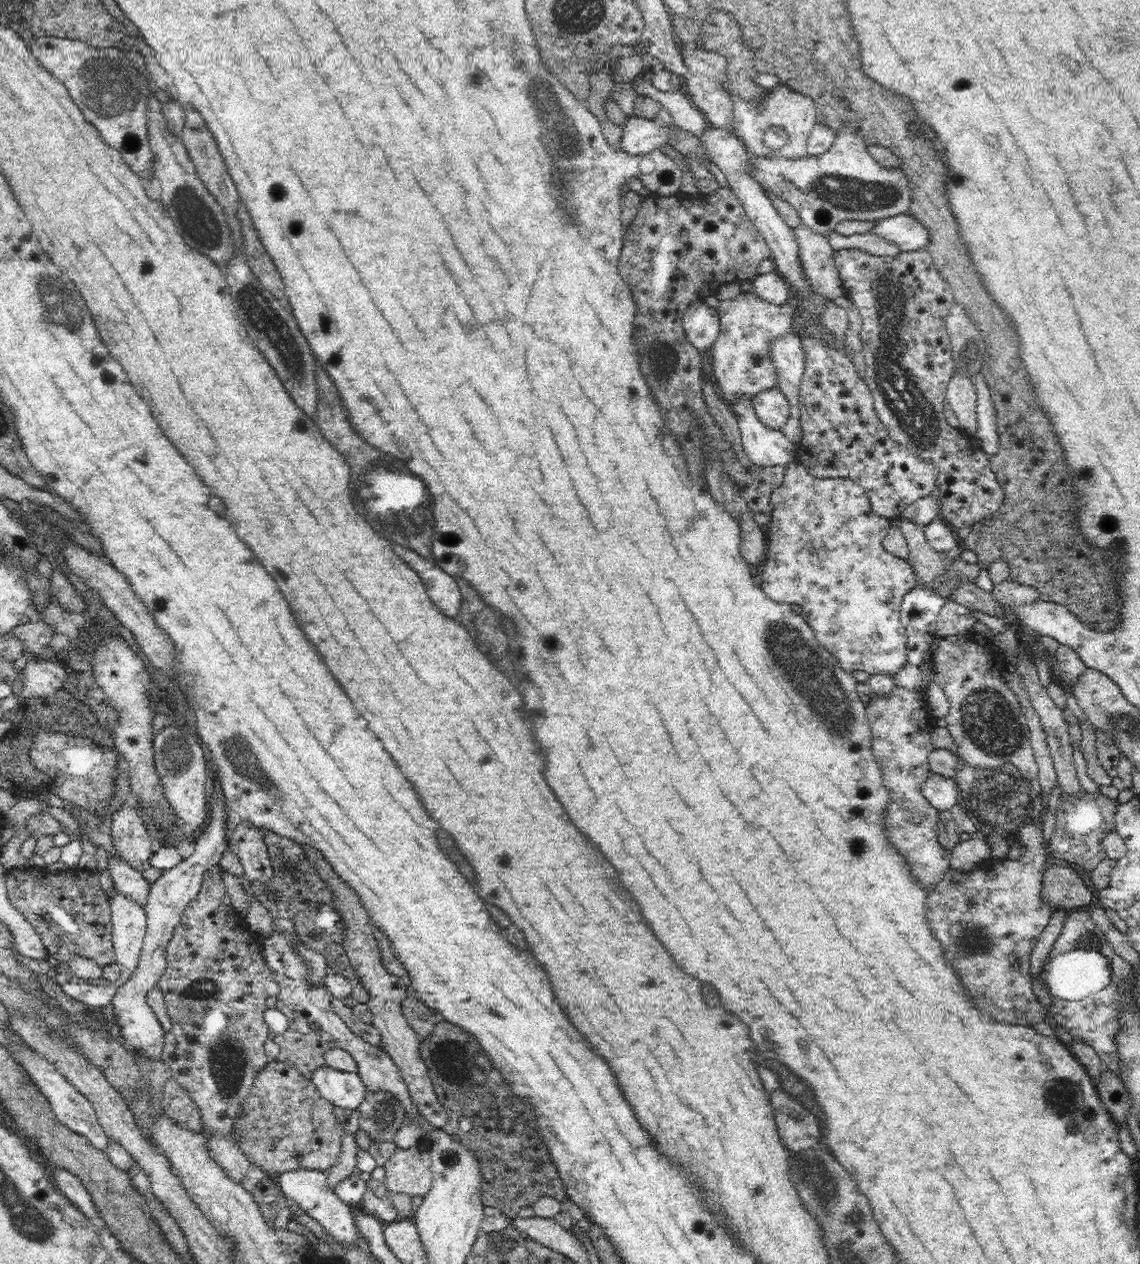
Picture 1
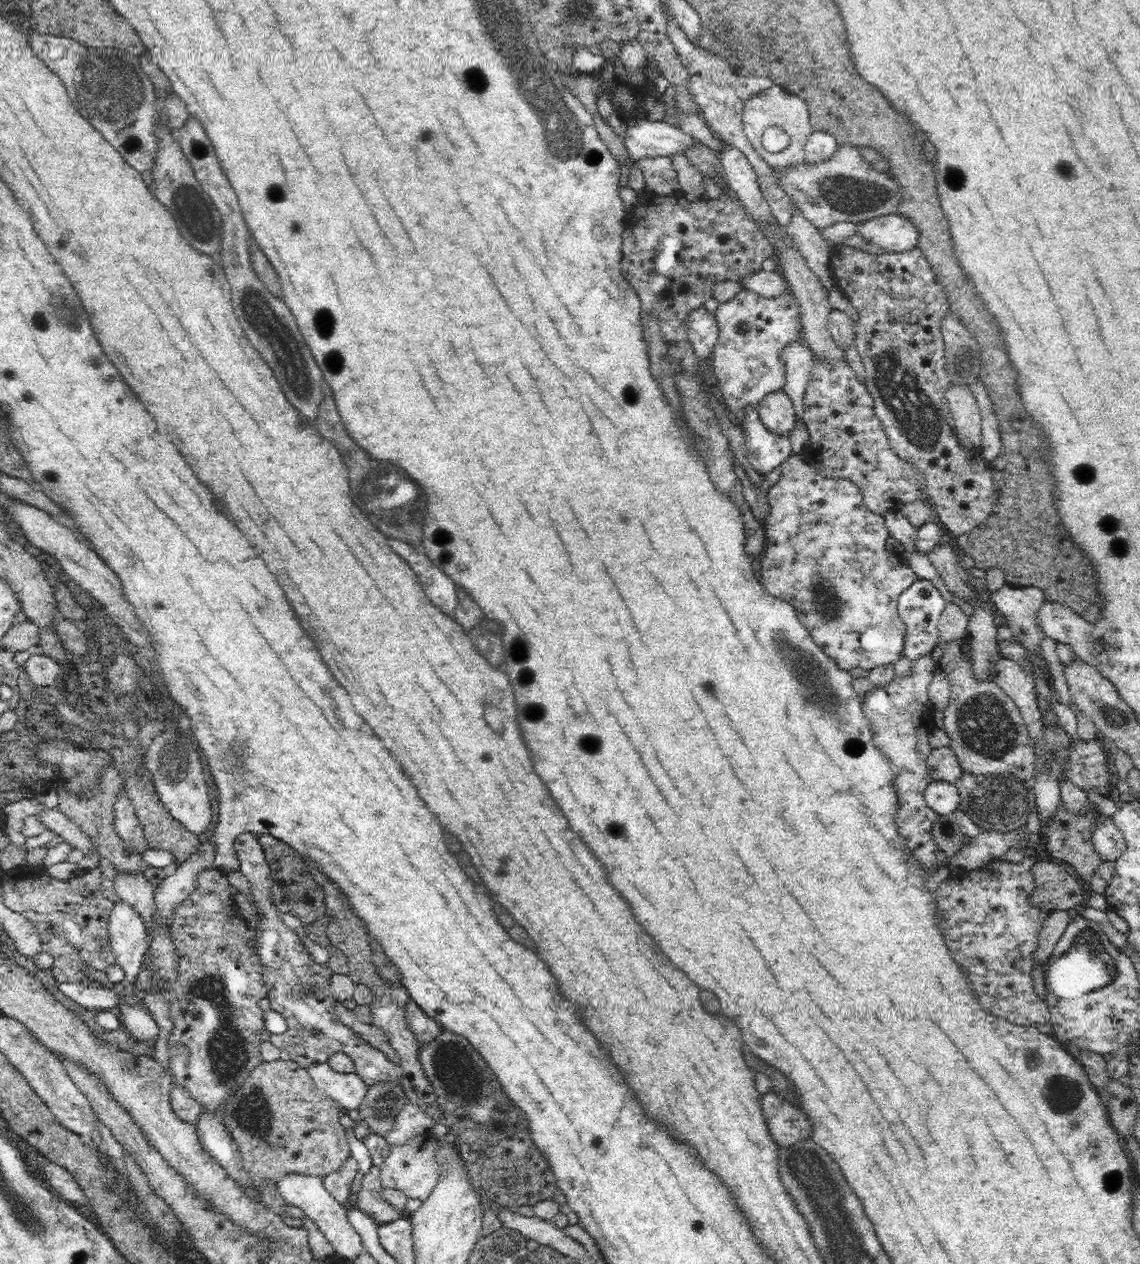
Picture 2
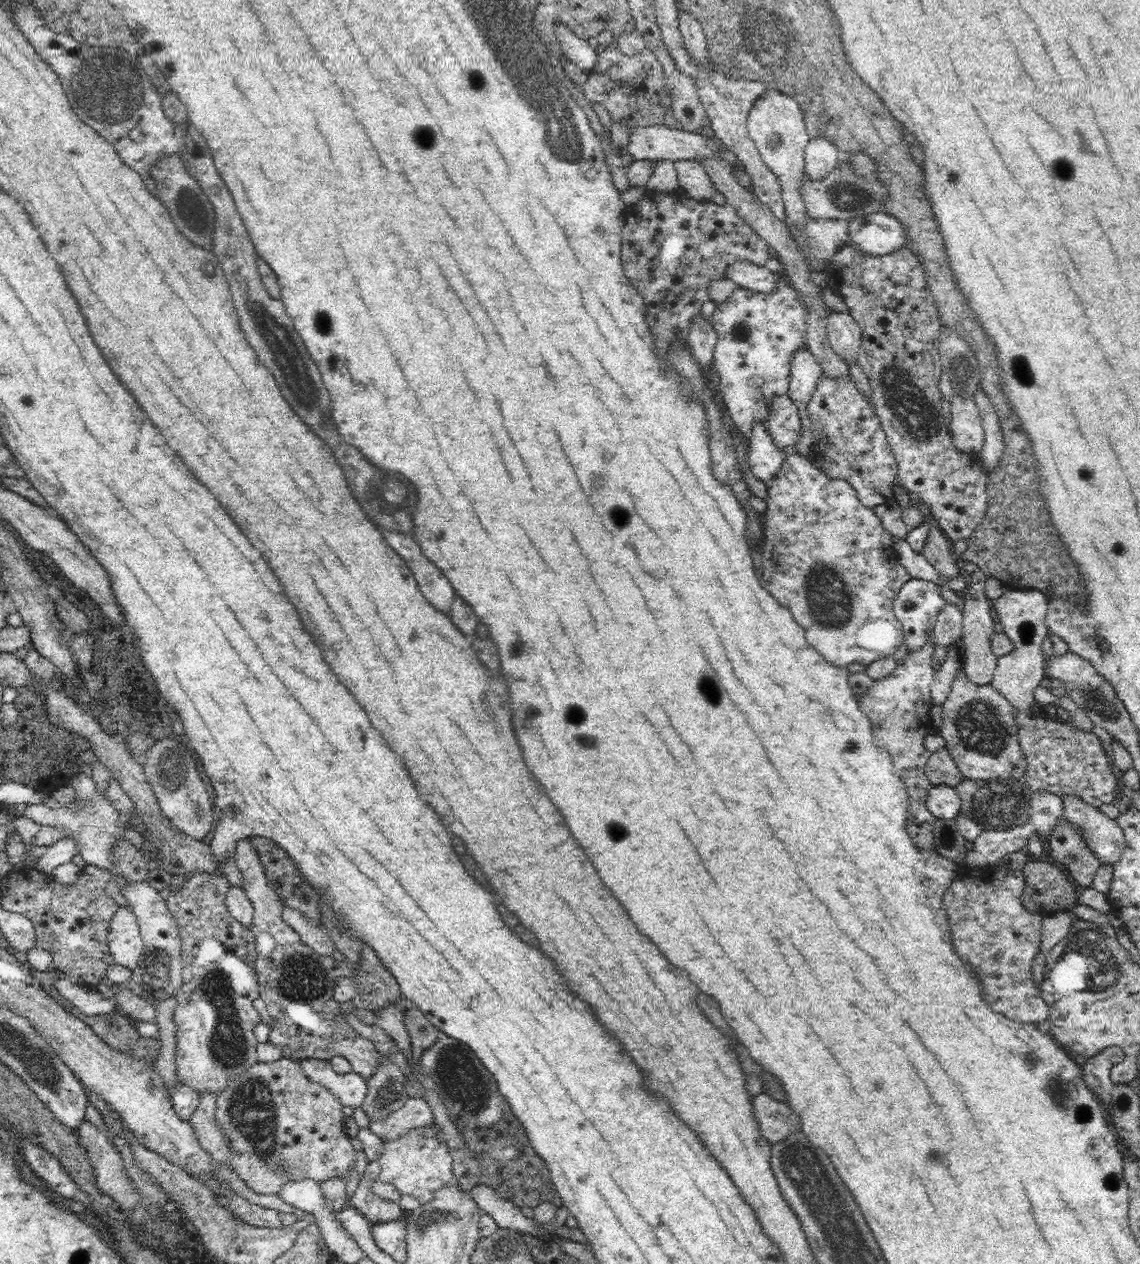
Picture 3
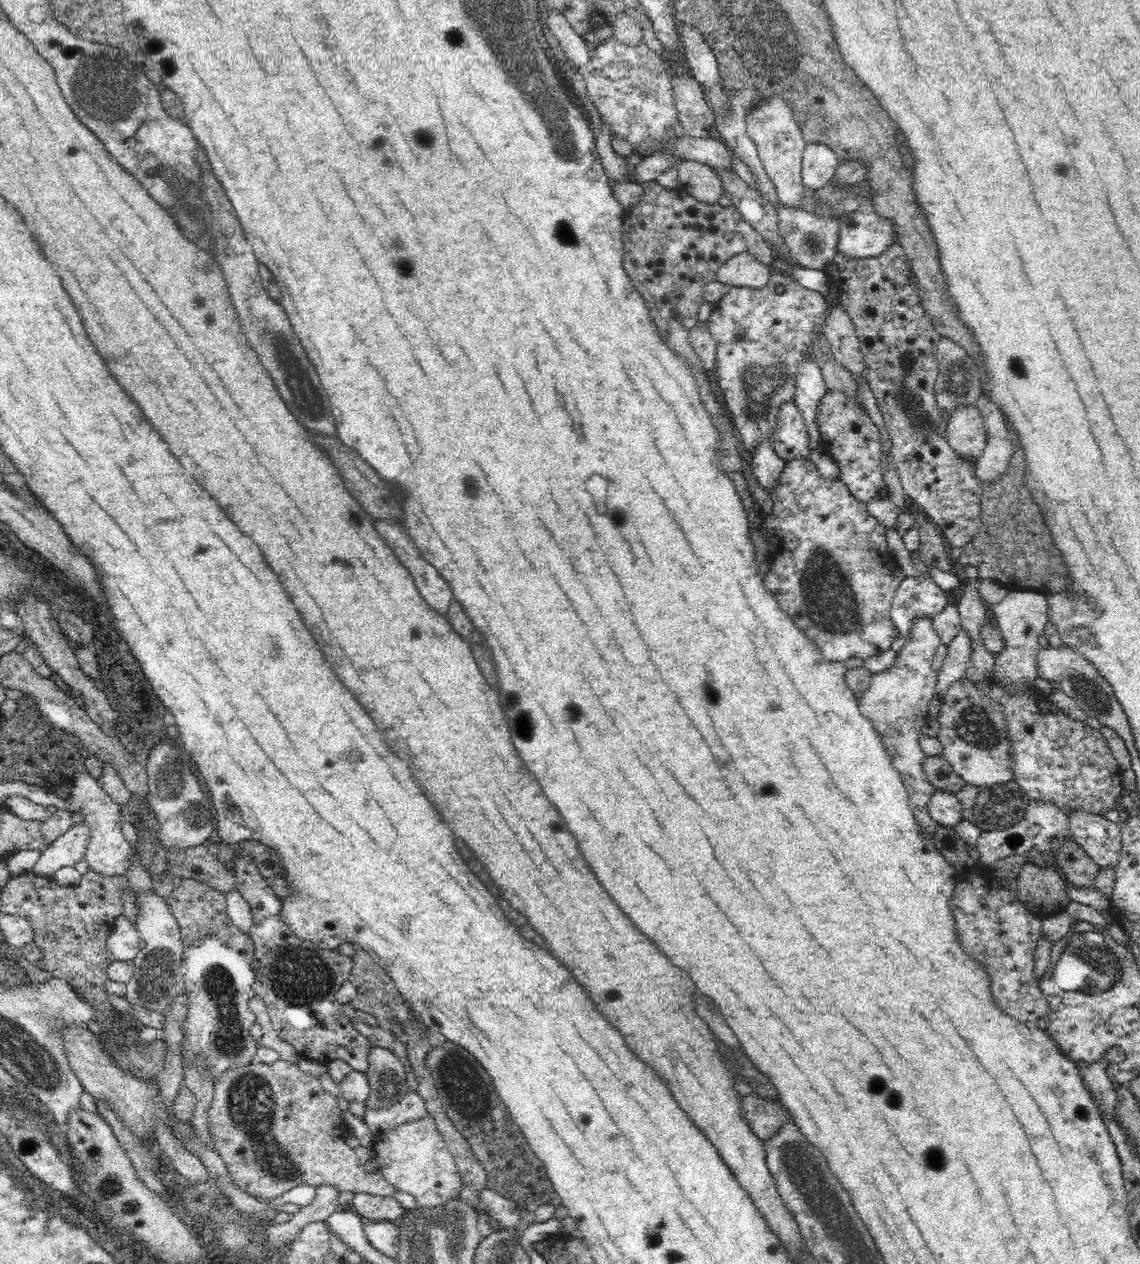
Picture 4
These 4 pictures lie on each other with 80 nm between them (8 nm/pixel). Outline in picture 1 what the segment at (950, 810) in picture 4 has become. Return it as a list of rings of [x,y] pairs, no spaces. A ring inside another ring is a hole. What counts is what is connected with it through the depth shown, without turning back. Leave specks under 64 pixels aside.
[[[930,772],[922,782],[924,797],[938,811],[951,810],[957,804],[958,785],[955,779]]]

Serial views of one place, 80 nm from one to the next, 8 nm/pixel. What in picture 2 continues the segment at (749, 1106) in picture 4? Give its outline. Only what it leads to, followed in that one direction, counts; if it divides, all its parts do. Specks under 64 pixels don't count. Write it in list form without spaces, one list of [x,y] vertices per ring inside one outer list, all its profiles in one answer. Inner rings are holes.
[[[770,1090],[761,1099],[769,1133],[778,1146],[787,1147],[811,1138],[812,1124],[798,1106]]]

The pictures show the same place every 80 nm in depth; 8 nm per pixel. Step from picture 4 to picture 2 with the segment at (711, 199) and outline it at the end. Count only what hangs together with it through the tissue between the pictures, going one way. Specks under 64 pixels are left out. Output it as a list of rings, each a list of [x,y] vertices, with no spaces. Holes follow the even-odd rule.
[[[672,154],[670,158],[677,172],[679,188],[684,191],[686,198],[691,201],[705,198],[703,172],[688,160],[686,154]]]

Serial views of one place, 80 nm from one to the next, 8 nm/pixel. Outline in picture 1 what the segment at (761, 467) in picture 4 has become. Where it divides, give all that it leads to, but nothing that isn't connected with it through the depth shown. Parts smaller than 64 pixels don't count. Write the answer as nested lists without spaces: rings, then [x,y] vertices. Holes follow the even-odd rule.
[[[741,397],[736,404],[729,404],[735,414],[744,451],[756,467],[787,466],[796,457],[795,443],[781,430],[768,428],[754,412],[752,401]]]

